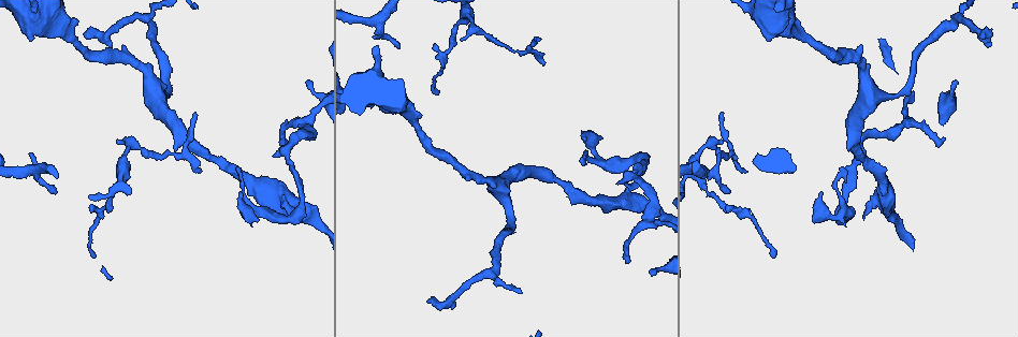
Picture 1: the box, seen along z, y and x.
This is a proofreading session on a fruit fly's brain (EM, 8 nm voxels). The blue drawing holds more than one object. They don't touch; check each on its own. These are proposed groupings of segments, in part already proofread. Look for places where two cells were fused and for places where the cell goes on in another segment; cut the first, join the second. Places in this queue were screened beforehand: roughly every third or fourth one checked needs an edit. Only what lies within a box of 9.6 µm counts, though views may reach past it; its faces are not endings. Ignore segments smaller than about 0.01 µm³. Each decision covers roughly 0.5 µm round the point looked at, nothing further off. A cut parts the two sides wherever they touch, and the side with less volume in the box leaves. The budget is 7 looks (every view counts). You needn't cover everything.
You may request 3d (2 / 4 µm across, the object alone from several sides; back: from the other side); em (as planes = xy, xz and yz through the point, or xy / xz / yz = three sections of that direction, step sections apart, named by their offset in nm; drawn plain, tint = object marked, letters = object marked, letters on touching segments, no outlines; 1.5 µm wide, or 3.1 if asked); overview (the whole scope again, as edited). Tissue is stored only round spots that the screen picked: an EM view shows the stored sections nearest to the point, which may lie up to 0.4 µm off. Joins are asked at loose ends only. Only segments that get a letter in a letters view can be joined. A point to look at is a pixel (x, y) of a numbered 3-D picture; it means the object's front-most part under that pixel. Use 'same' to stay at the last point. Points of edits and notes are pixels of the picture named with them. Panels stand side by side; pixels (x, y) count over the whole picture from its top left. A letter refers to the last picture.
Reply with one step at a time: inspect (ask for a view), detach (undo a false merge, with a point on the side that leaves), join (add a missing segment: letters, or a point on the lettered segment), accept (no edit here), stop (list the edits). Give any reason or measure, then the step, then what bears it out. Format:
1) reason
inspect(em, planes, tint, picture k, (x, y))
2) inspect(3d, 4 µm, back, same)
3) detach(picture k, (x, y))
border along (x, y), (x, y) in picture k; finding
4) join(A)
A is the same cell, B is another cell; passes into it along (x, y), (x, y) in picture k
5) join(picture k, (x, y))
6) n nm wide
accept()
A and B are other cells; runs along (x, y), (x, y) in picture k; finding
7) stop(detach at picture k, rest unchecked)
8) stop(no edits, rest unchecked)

free end
inspect(em, planes, letters, picture 1, (544, 64))

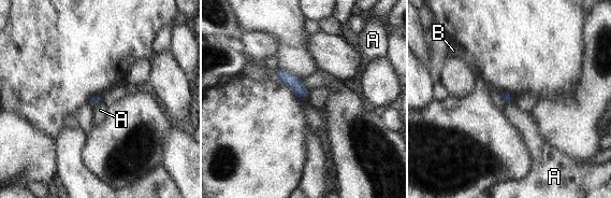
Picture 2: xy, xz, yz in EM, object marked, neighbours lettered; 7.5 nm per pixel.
A touches over 80 nm
accept()
A and B are other cells; border along (100, 100), (93, 107) in picture 2; none of them fits

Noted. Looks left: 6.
sharp bend
inspect(3d, 2 µm, picture 1, (257, 213))

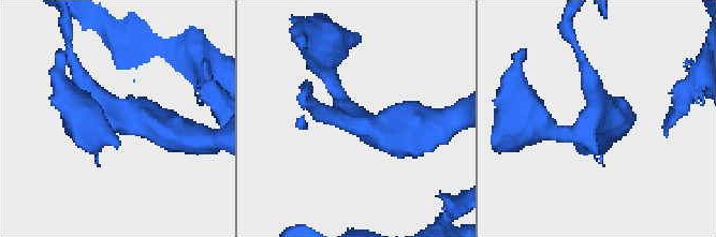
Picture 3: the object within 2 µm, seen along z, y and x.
need the tissue
inspect(em, planes, tint, picture 3, (108, 120))

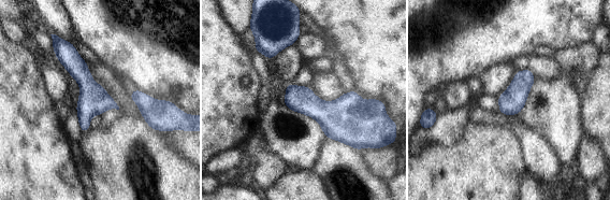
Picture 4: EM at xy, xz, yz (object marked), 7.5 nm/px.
inspect(em, planes, letters, same)

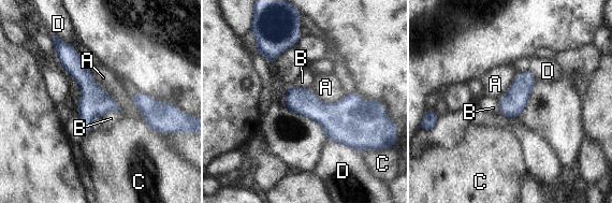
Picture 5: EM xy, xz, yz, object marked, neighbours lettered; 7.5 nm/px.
accept()
A, B, C and D are other cells; border along (87, 66), (92, 80), (120, 111) in picture 5; one cell here

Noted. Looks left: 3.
an open end
inspect(3d, 2 µm, picture 1, (436, 91))

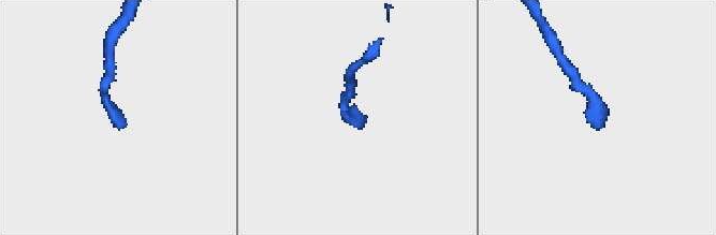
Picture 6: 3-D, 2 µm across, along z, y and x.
inspect(em, planes, letters, picture 6, (362, 126))

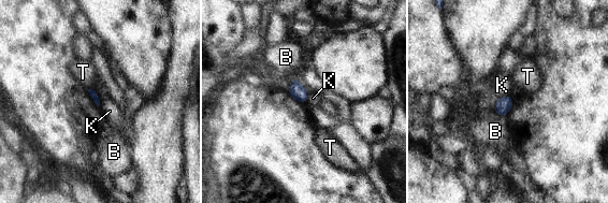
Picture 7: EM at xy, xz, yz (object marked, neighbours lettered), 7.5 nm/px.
K touches over 130 nm
accept()
B, K and T are other cells; none of them fits

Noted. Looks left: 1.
stop(no edits, rest unchecked)

